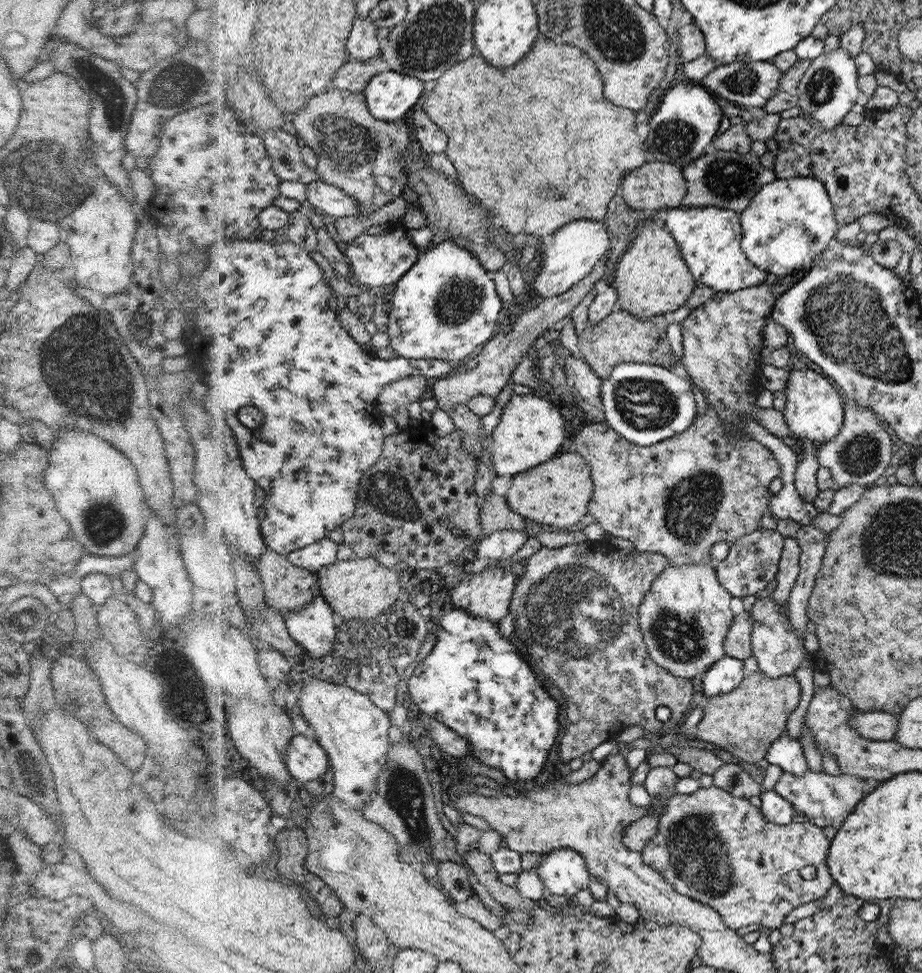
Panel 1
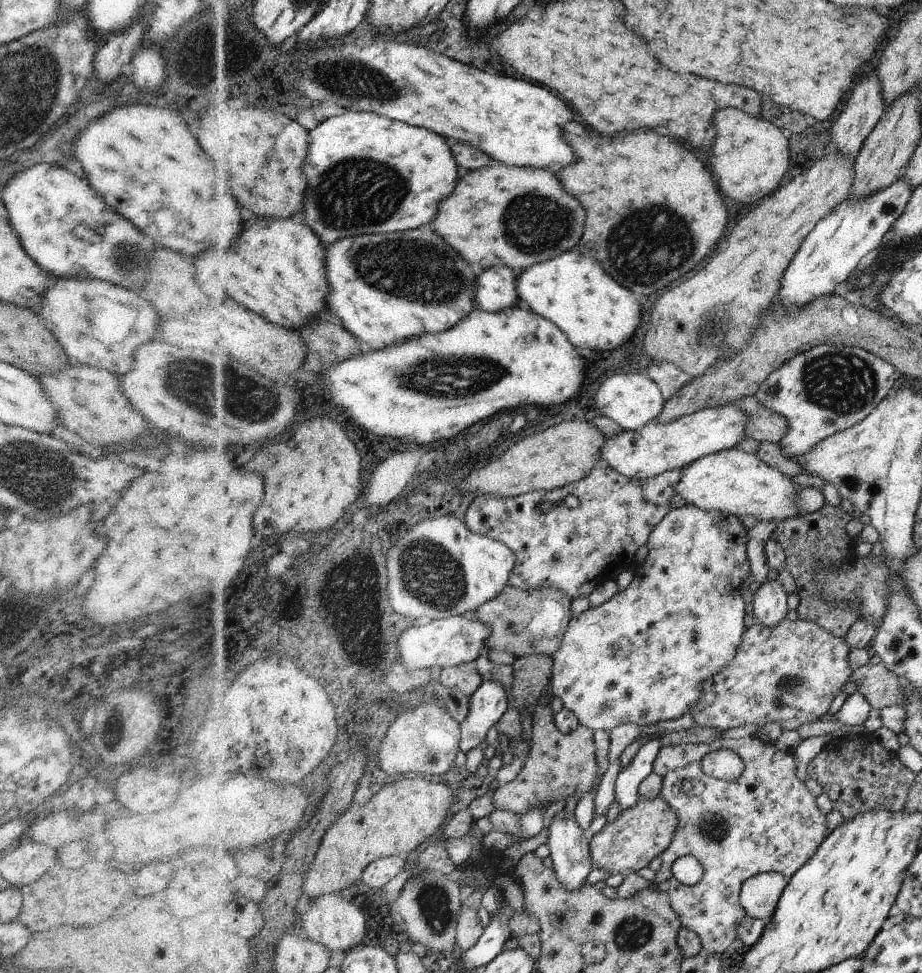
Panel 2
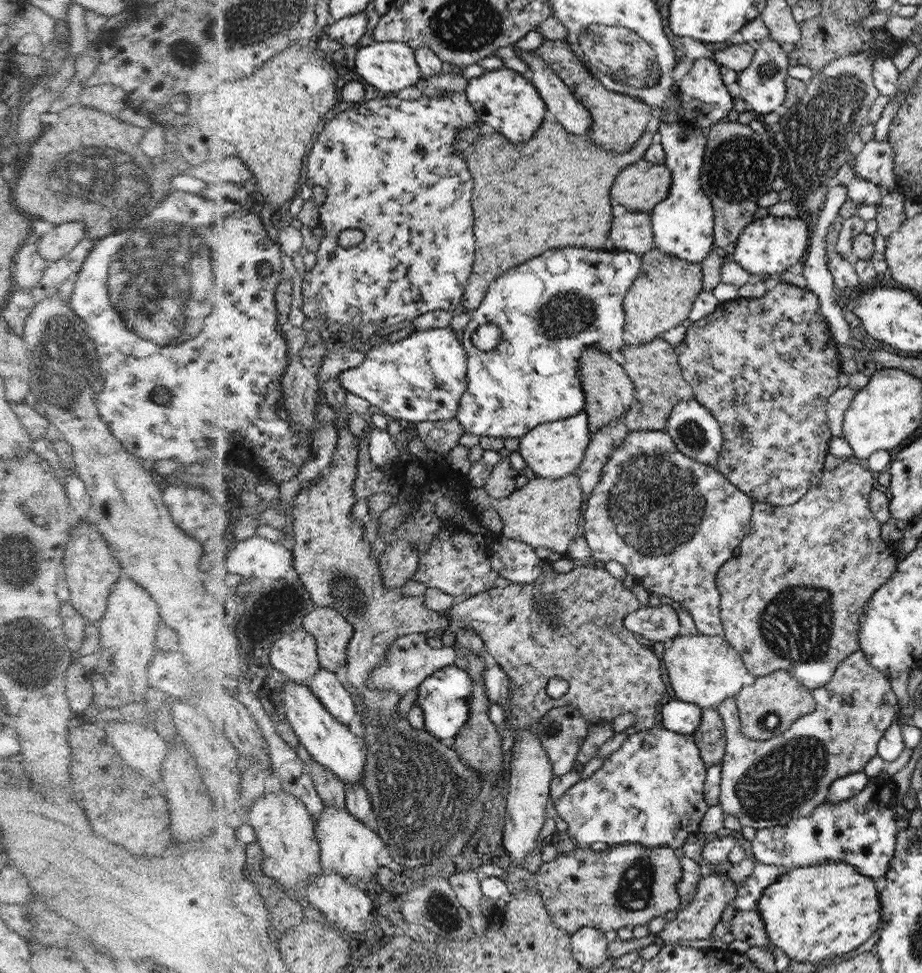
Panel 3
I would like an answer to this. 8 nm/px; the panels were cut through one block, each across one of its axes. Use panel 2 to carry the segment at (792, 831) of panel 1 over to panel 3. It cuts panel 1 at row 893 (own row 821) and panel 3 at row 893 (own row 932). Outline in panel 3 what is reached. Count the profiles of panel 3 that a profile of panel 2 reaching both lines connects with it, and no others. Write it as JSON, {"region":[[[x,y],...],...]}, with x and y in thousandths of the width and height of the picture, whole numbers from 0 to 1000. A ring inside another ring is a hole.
{"region":[[[772,895],[765,896],[752,916],[753,922],[751,922],[751,928],[736,932],[733,945],[725,947],[721,953],[714,959],[722,970],[731,971],[738,968],[738,966],[770,965],[774,952],[783,946],[781,943],[783,937],[799,922],[799,911],[796,911],[794,903],[785,897],[775,898]]]}

